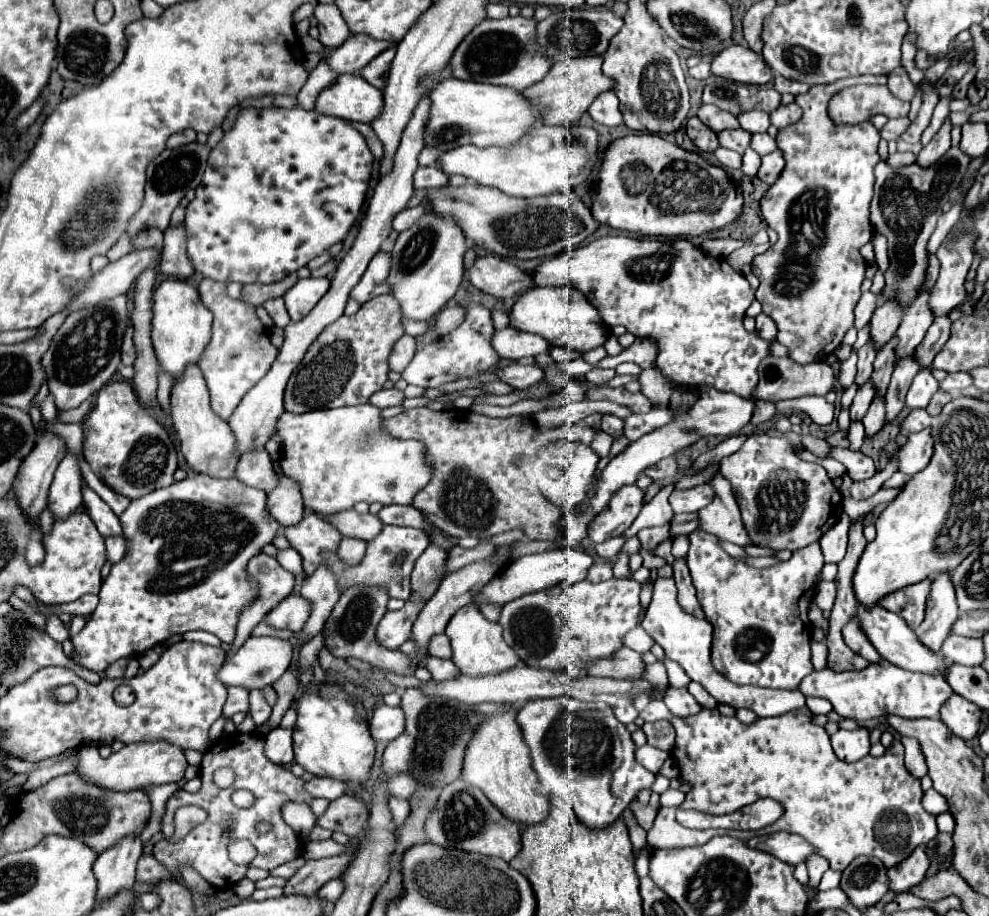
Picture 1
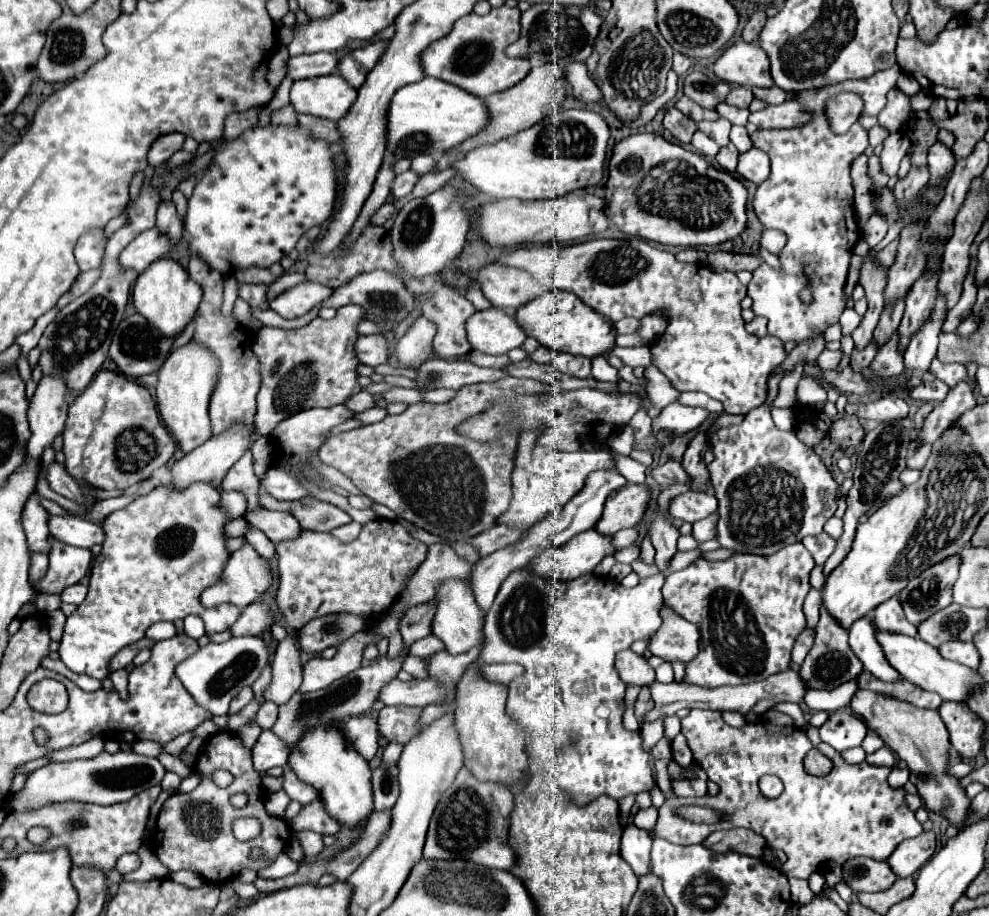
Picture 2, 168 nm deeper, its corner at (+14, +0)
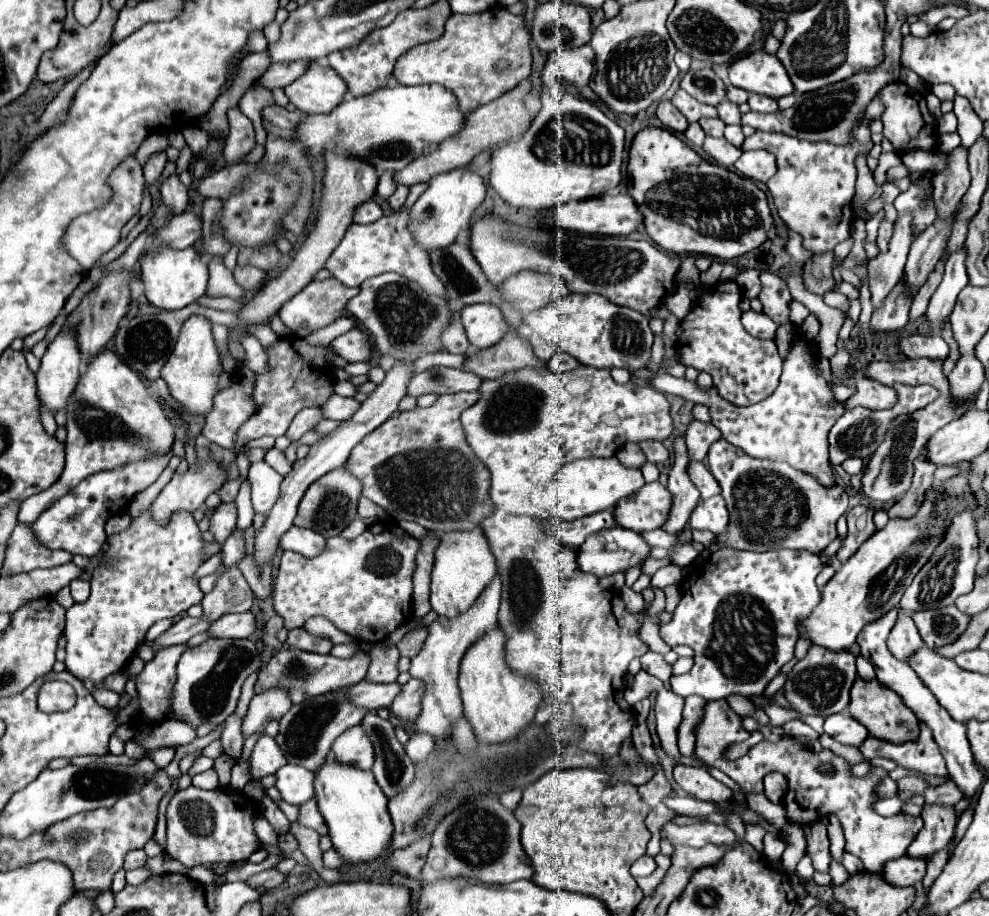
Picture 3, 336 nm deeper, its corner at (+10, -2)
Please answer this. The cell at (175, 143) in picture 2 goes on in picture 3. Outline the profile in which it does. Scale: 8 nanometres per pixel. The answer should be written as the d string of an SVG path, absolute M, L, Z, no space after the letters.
M156 152L154 156L150 156L150 160L144 166L144 178L146 178L146 184L148 184L152 194L154 194L152 186L154 186L156 178L162 174L164 166L166 166L166 152Z

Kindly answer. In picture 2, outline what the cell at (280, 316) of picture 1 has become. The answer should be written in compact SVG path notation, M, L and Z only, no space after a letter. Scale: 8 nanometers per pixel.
M238 284L238 288L240 288L240 298L244 298L252 308L262 308L262 310L268 308L268 304L266 304L268 286L264 286L264 284Z

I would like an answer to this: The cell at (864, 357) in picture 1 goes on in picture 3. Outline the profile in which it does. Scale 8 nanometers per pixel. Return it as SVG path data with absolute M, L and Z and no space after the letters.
M896 216L894 234L888 246L888 252L880 252L878 256L868 260L868 288L872 294L874 308L882 308L886 296L900 282L906 256L912 244L912 216Z

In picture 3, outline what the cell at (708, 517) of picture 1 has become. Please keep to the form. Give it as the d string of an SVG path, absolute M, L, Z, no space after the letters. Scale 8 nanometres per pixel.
M692 420L692 424L688 426L686 432L686 448L688 448L688 456L690 460L704 460L708 456L708 448L720 440L720 430L712 424L704 424L698 420Z

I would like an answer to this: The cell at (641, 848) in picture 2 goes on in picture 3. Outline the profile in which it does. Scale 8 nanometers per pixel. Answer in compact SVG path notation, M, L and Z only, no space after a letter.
M644 854L642 858L638 858L634 864L632 864L632 876L634 878L642 878L642 876L650 876L652 872L656 870L656 860L648 854Z

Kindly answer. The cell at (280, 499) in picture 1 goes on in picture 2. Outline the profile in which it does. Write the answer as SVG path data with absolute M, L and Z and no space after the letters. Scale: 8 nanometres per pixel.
M266 508L248 512L246 520L252 522L256 528L260 528L274 544L284 542L284 540L294 540L300 536L300 530L302 530L292 514L270 512Z

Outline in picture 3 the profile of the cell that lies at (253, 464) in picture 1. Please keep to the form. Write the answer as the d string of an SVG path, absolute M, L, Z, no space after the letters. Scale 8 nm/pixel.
M222 502L212 514L210 520L210 532L214 534L216 542L224 542L236 528L236 504L234 502Z

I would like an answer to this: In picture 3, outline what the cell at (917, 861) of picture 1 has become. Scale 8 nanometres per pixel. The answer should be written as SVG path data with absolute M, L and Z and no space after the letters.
M924 804L922 820L924 820L924 828L916 836L916 840L908 846L906 854L930 858L934 852L942 850L948 844L948 840L954 836L956 814L952 808Z

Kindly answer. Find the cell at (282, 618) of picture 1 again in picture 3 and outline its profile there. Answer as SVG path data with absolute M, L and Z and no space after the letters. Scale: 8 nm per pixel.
M252 612L224 614L212 622L208 632L216 638L250 638L256 632L256 616Z

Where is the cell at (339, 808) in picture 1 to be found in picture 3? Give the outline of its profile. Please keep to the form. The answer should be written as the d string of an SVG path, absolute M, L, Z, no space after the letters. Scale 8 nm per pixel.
M308 800L306 804L300 806L300 816L298 816L298 824L300 826L306 826L306 828L312 828L316 830L320 836L326 836L328 834L328 826L316 806L316 800Z

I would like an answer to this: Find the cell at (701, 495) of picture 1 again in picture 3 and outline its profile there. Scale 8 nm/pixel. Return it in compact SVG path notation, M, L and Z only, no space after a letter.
M712 496L708 500L700 500L690 516L690 526L700 530L710 530L714 534L724 532L728 524L728 510L724 506L722 496Z

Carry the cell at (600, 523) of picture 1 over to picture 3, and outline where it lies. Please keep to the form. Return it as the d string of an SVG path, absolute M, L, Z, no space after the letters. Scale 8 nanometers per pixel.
M650 482L636 492L636 496L628 496L628 500L620 500L614 508L616 524L634 532L654 530L666 522L670 510L670 492L660 482Z

